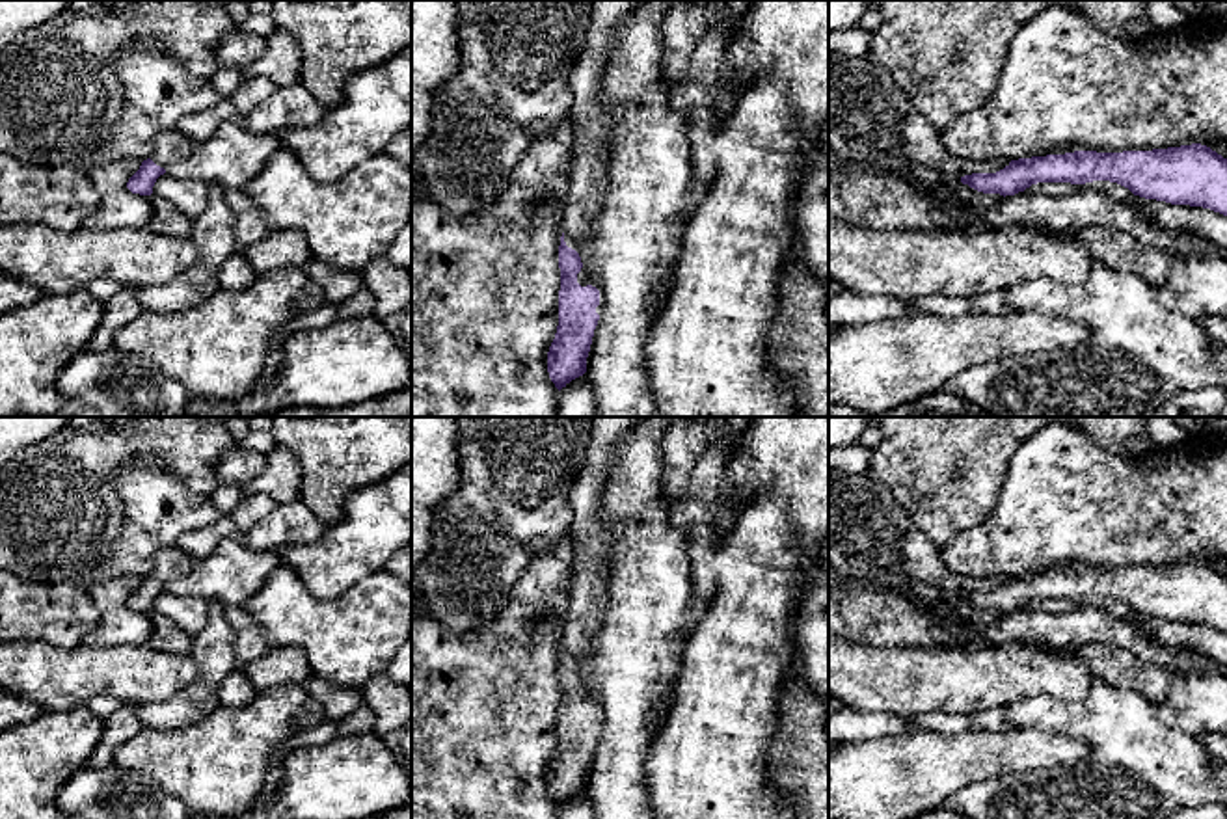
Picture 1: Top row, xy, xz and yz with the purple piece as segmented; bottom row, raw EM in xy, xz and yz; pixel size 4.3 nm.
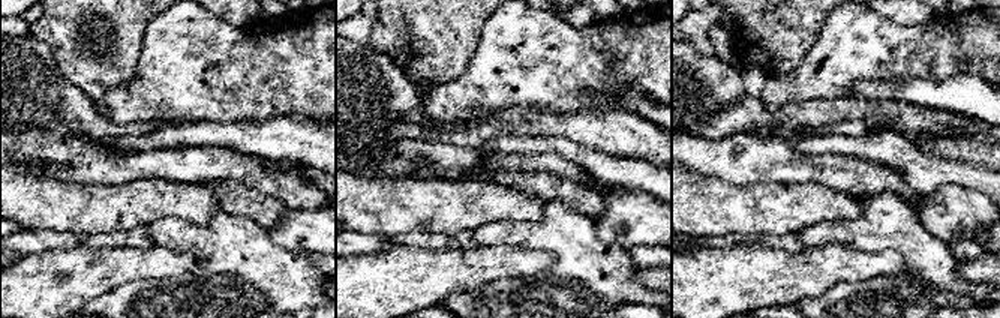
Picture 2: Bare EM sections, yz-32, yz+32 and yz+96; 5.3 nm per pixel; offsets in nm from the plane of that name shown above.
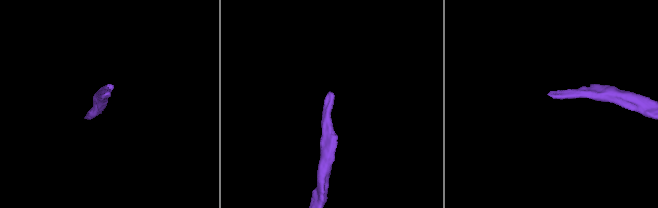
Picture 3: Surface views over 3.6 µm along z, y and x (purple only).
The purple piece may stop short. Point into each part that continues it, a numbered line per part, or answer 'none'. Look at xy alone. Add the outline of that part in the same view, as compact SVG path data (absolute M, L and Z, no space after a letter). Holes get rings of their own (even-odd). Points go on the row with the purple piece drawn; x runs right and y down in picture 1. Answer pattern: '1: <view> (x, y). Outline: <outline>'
1: xy (170, 146). Outline: M179 128L164 130L155 140L151 160L166 169L169 164L186 158L194 147L196 141Z

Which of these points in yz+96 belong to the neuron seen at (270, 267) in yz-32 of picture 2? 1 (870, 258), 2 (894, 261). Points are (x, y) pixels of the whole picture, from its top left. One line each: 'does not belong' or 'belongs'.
1: does not belong
2: does not belong

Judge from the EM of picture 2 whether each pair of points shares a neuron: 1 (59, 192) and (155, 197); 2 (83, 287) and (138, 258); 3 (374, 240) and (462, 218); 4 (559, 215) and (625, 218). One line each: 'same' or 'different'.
1: same
2: same
3: different
4: different

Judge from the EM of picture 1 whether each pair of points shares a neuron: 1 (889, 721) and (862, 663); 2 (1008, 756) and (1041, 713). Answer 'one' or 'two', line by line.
1: two
2: two

